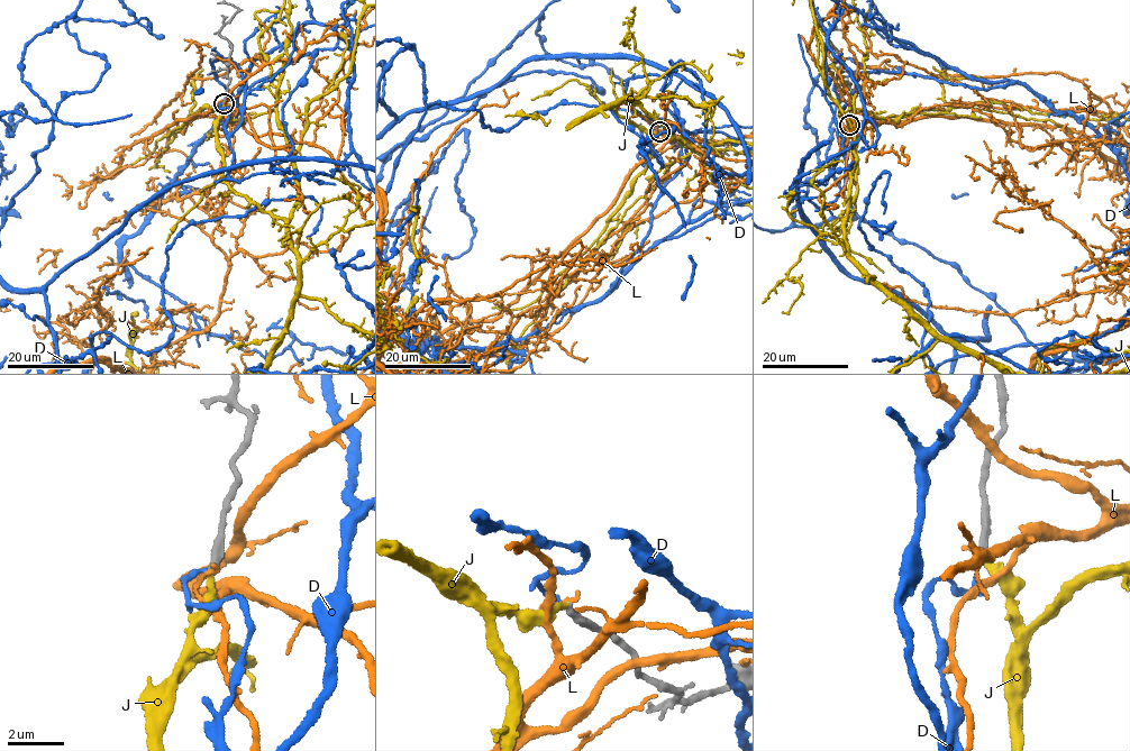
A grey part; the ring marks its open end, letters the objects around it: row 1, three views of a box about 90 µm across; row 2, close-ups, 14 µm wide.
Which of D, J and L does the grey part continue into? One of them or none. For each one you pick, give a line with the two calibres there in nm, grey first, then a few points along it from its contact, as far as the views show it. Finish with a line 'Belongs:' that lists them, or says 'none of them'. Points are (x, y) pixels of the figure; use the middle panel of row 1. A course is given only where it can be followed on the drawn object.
J: Thickness 300 nm (grey) against 220 nm
Belongs: J

